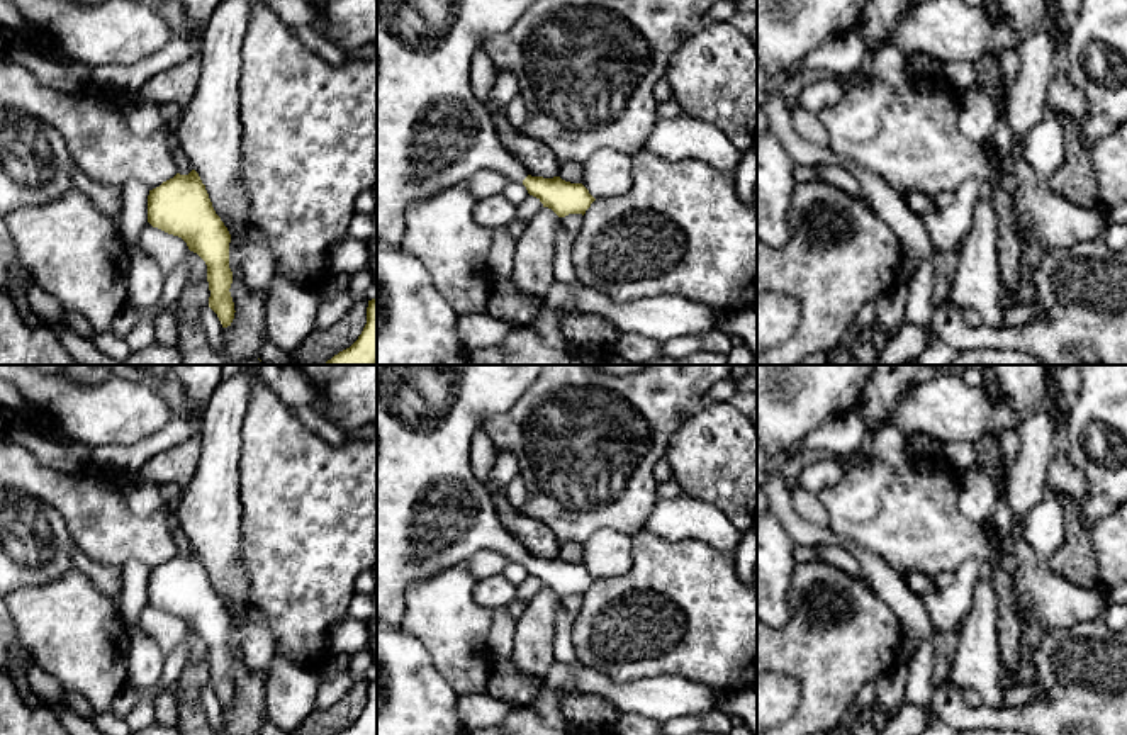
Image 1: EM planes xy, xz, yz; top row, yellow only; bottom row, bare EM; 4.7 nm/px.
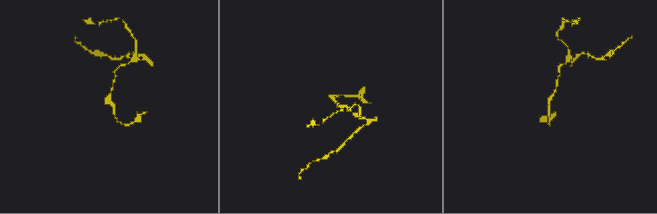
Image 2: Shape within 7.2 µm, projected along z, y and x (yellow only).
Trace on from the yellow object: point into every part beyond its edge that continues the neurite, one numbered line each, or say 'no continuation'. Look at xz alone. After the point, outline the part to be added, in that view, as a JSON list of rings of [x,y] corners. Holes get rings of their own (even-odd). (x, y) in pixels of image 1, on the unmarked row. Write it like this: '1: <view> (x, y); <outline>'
1: xz (431, 511); [[[377,365],[377,621],[382,625],[401,628],[412,582],[468,562],[480,550],[521,564],[528,557],[502,526],[487,484],[474,475],[470,445],[480,423],[514,407],[540,370],[541,365]]]

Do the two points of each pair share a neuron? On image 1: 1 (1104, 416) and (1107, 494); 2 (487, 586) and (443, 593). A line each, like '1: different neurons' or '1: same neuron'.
1: same neuron
2: different neurons

